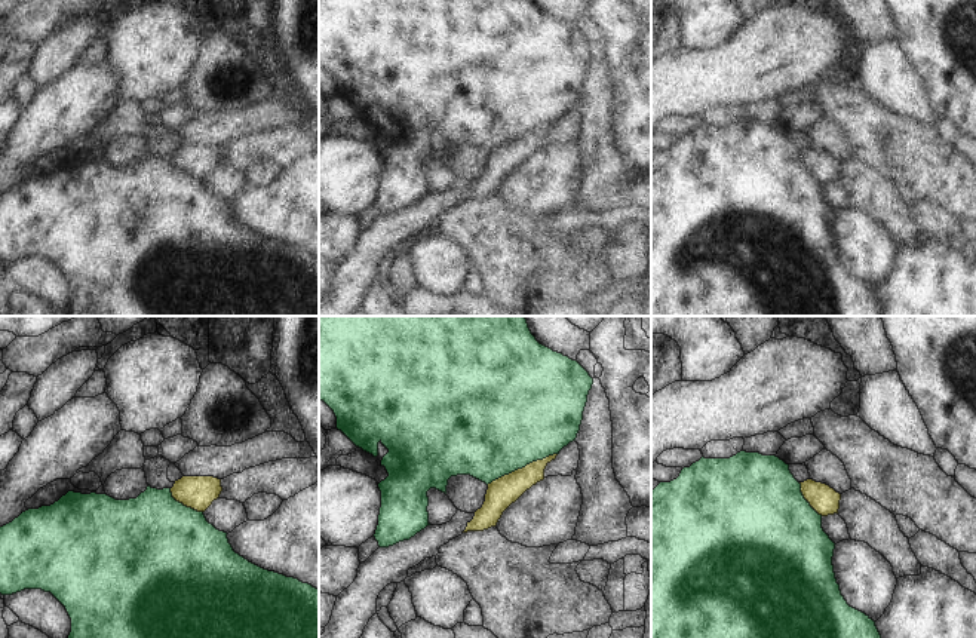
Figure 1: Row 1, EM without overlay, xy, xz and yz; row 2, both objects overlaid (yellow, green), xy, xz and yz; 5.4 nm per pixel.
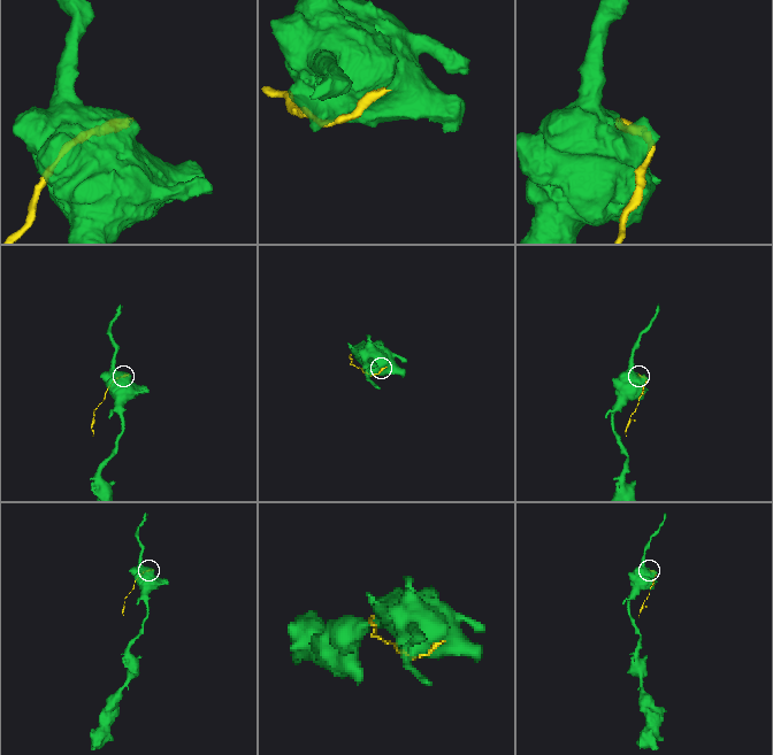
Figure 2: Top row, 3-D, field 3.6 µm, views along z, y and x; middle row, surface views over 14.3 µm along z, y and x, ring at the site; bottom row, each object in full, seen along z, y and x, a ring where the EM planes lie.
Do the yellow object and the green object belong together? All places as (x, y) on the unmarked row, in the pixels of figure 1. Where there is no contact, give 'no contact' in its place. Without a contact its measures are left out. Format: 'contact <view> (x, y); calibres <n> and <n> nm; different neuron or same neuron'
contact xz (522, 135); calibres 160 and 480 nm; different neuron

